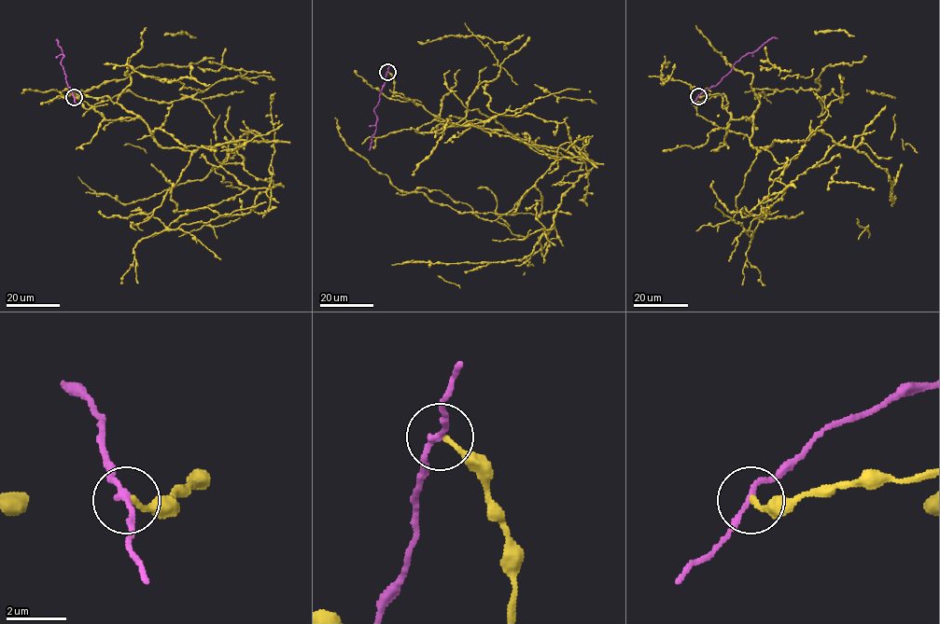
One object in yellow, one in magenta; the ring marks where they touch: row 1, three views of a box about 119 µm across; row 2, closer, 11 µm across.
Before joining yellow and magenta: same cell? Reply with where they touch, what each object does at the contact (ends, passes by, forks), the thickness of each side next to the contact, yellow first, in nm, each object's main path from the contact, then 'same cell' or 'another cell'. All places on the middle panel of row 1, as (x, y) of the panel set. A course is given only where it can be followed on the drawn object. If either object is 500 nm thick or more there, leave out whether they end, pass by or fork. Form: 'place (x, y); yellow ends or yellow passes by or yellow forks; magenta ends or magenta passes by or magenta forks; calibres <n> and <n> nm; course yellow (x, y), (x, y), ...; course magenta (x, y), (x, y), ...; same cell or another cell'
place (387, 72); yellow ends; magenta passes by; calibres 180 and 190 nm; course yellow (388, 72), (392, 95), (454, 125), (591, 159), (587, 177), (584, 151), (560, 158), (463, 125), (580, 90); course magenta (387, 72), (374, 110), (376, 131), (369, 150); another cell

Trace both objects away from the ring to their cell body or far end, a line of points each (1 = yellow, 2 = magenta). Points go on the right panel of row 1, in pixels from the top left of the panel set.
1: (698, 96), (719, 93), (732, 119), (752, 117), (758, 151), (806, 141), (752, 238), (716, 201)
2: (698, 96), (715, 86), (742, 57), (754, 52), (773, 37), (778, 38)

